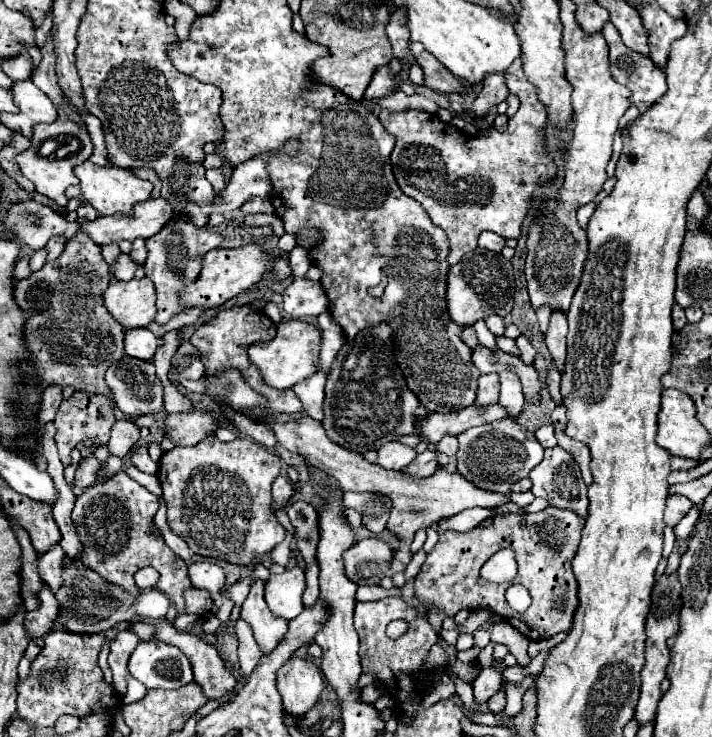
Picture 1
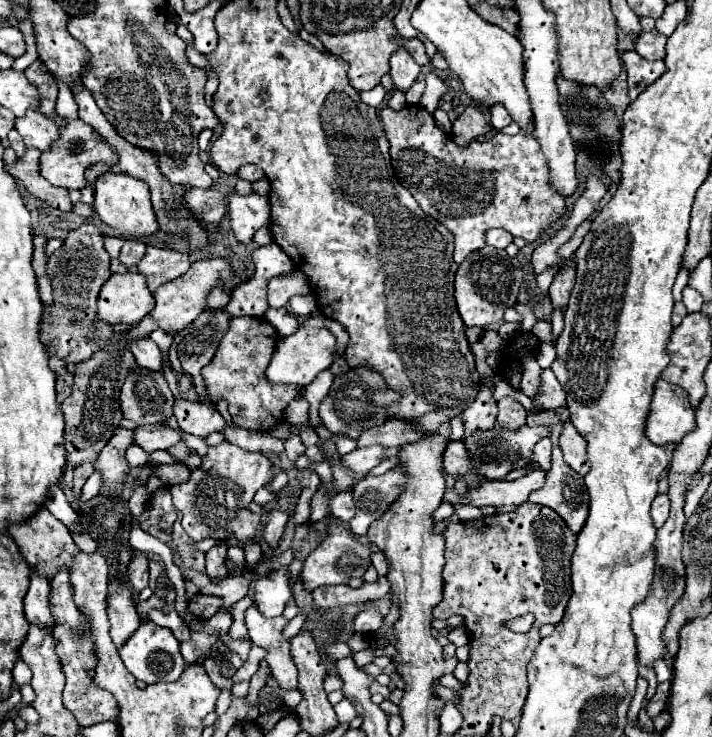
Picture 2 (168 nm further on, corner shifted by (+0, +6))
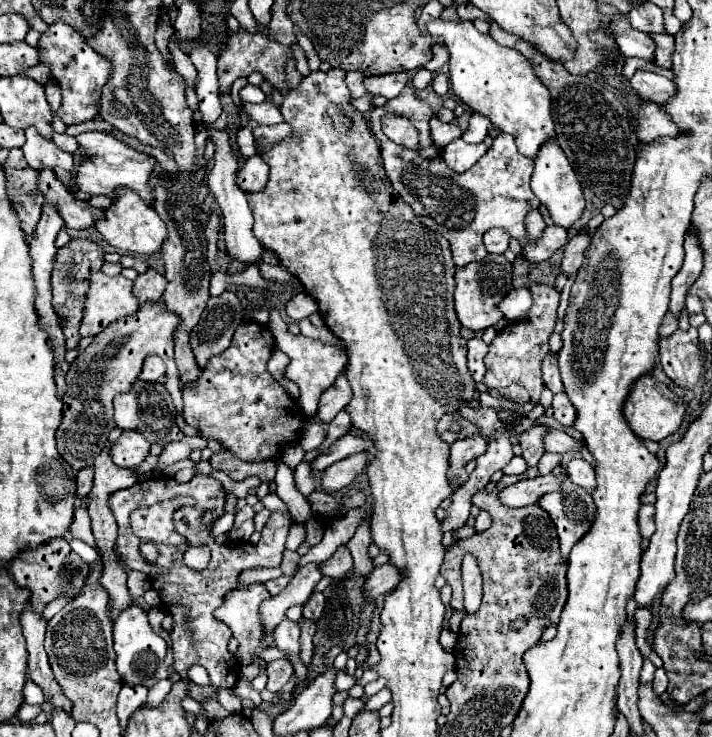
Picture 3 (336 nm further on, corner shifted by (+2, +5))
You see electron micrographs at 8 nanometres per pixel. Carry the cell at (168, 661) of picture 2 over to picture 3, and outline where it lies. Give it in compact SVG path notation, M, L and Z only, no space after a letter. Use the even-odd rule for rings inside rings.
M132 604L128 610L124 610L116 622L114 622L114 650L116 650L116 666L118 674L124 682L142 684L146 688L152 688L158 680L168 678L168 666L166 666L166 652L168 646L164 638L160 638L152 626L148 624L146 612Z

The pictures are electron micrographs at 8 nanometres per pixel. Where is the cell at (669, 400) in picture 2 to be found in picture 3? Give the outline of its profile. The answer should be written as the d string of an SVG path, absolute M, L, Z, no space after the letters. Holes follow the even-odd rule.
M646 374L642 376L634 386L632 392L628 396L628 402L624 406L624 416L630 424L630 428L634 430L636 436L640 436L642 440L654 440L660 442L666 436L674 434L682 422L684 422L684 414L686 414L686 406L684 402L676 396L676 392L672 392L666 384L658 382L654 376Z

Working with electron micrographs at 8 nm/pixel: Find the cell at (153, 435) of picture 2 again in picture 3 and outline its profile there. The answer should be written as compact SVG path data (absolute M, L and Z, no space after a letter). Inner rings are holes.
M124 430L118 442L112 446L112 460L124 468L138 468L150 454L148 440L136 430Z

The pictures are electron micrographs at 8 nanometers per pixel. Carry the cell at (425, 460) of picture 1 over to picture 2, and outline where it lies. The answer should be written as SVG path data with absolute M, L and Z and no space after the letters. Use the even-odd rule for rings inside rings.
M394 467L380 477L366 475L354 485L352 495L356 501L356 515L350 519L350 531L356 537L366 535L370 523L386 513L392 501L402 493L404 481L404 471Z

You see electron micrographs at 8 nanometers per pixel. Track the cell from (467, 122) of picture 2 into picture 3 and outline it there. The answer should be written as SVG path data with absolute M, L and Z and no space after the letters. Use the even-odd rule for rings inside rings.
M462 138L452 140L446 148L444 148L444 160L446 164L456 170L456 172L464 172L468 170L474 162L478 162L484 154L488 152L486 145L481 142L479 144L469 144L464 142Z

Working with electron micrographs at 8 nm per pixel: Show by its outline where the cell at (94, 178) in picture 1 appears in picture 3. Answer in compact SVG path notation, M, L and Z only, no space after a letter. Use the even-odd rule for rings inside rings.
M128 188L114 190L114 194L120 194L120 198L112 198L112 206L106 208L104 218L96 222L96 230L104 236L108 244L112 244L122 252L132 252L132 254L156 252L166 238L166 224L160 220L156 210L146 202L140 202L140 198L136 198L136 194L132 194Z

